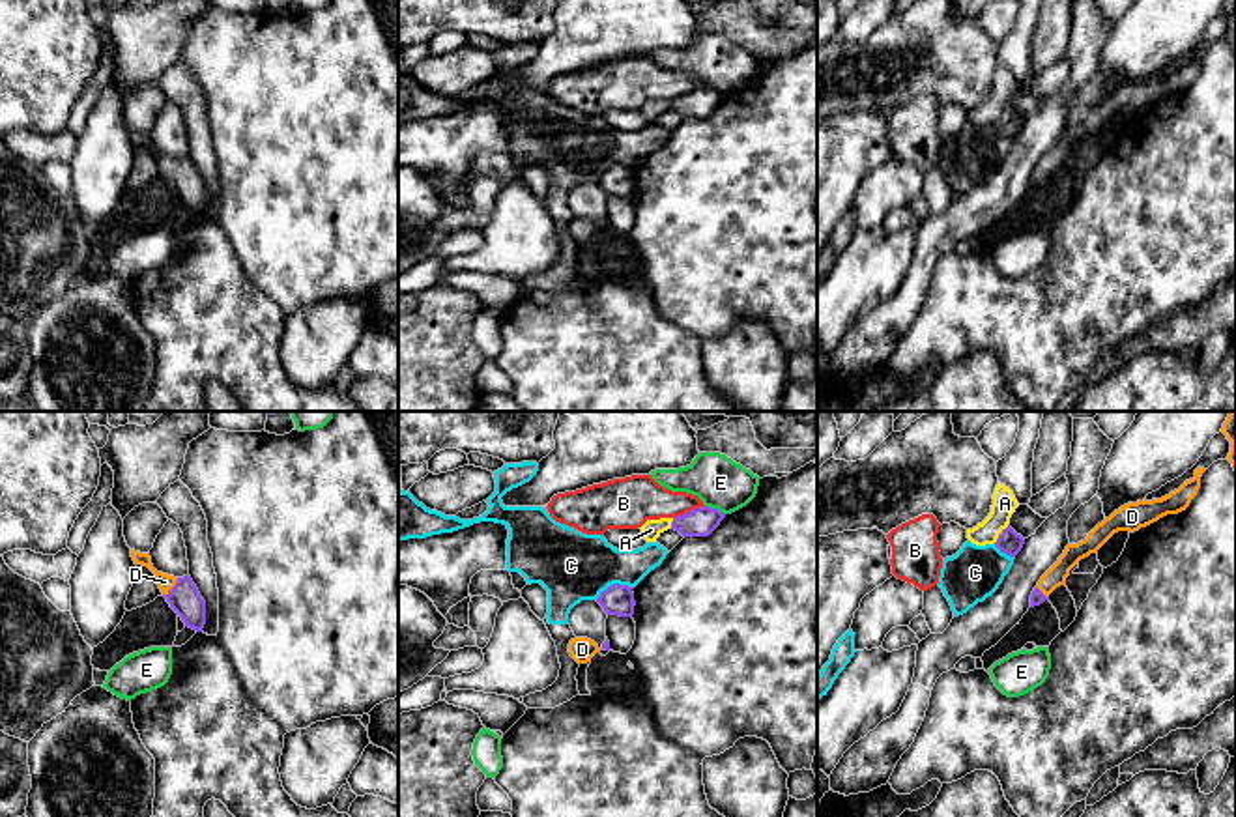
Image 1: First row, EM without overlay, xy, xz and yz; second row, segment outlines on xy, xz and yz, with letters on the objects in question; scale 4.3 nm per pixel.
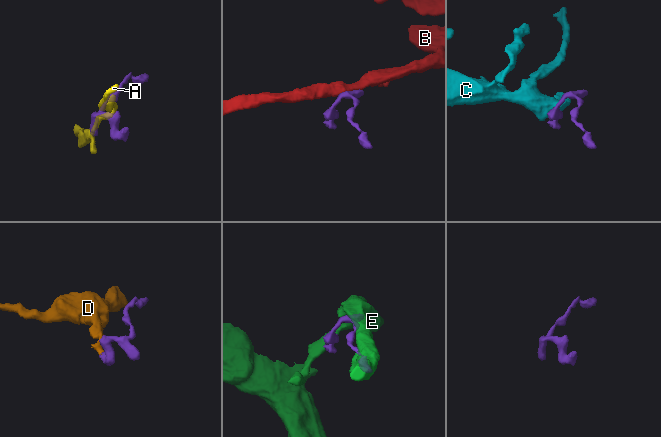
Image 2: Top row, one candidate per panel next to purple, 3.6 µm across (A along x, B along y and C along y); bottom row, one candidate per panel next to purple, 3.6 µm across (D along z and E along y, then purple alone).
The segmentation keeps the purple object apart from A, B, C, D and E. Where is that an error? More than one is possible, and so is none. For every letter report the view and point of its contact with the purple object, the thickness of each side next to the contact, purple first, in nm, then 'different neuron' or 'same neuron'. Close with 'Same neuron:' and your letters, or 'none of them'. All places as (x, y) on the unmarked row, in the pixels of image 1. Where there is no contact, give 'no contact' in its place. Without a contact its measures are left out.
A: yz (999, 116) | 100/110 nm | different neuron
B: xz (690, 92) | 130/200 nm | different neuron
C: xz (614, 165) | 130/300 nm | different neuron
D: xy (172, 169) | 140/70 nm | same neuron
E: xz (715, 90) | 130/220 nm | different neuron
Same neuron: D

